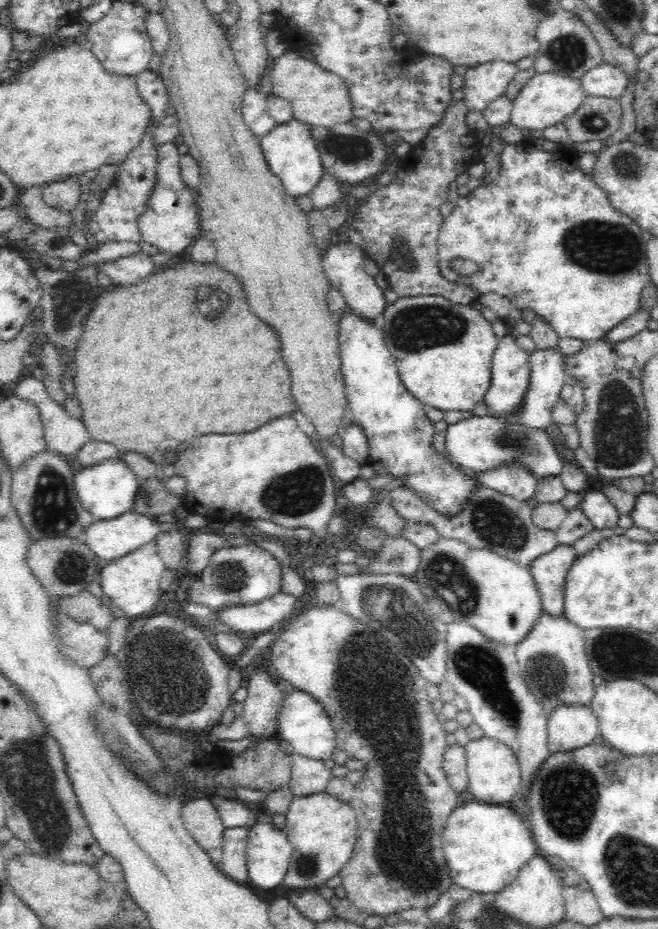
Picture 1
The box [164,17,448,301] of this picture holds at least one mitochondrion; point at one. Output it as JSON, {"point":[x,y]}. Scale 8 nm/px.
{"point":[350,149]}

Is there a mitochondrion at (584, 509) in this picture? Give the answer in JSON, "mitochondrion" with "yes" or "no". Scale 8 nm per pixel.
{"mitochondrion":"no"}

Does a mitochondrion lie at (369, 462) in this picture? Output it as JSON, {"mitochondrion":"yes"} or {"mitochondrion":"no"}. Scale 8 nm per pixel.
{"mitochondrion":"no"}

